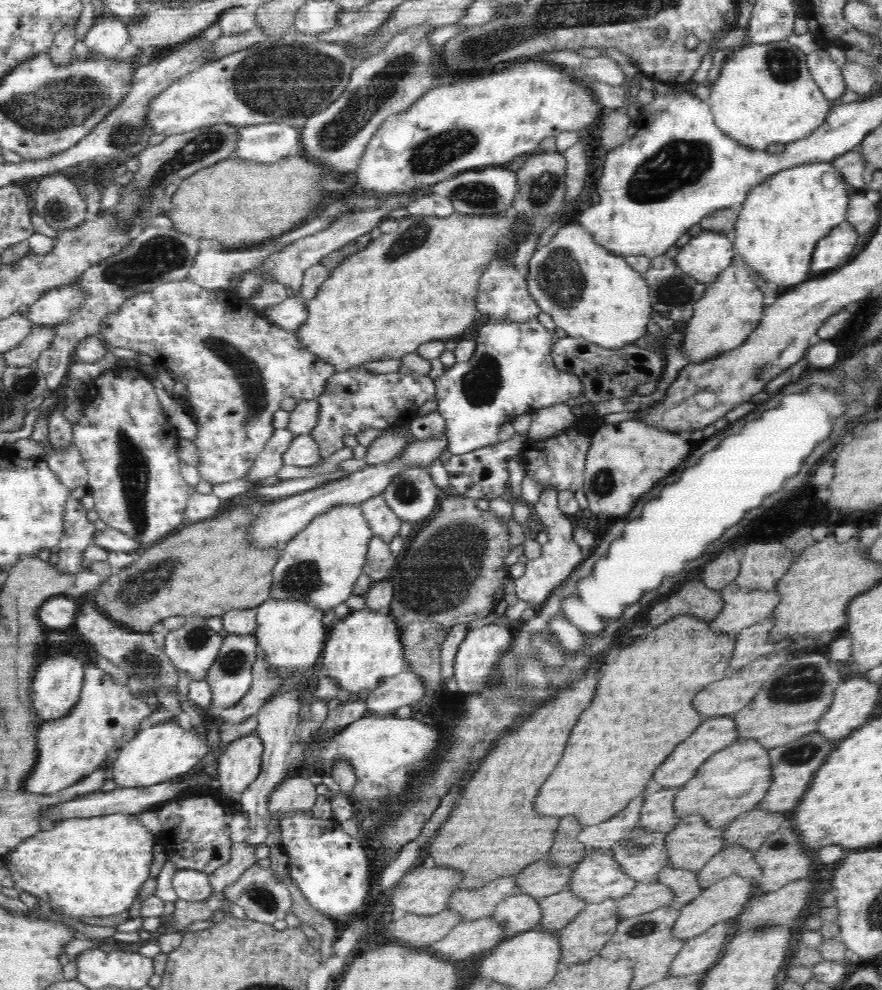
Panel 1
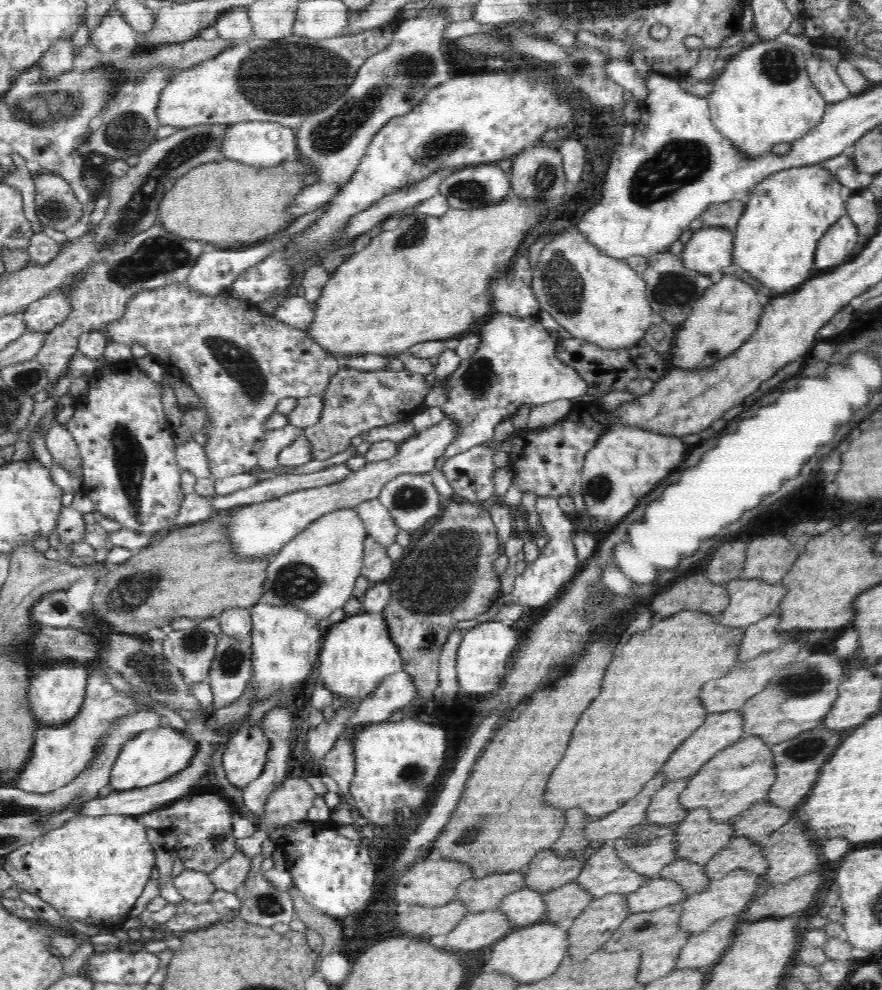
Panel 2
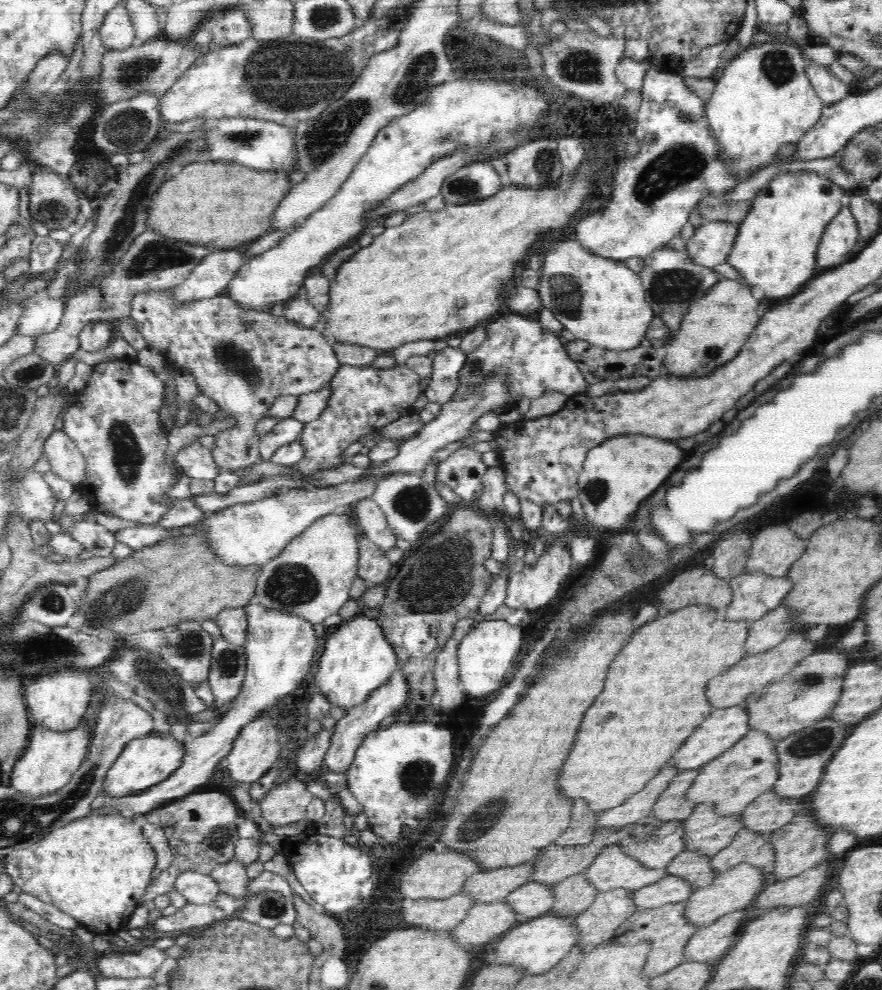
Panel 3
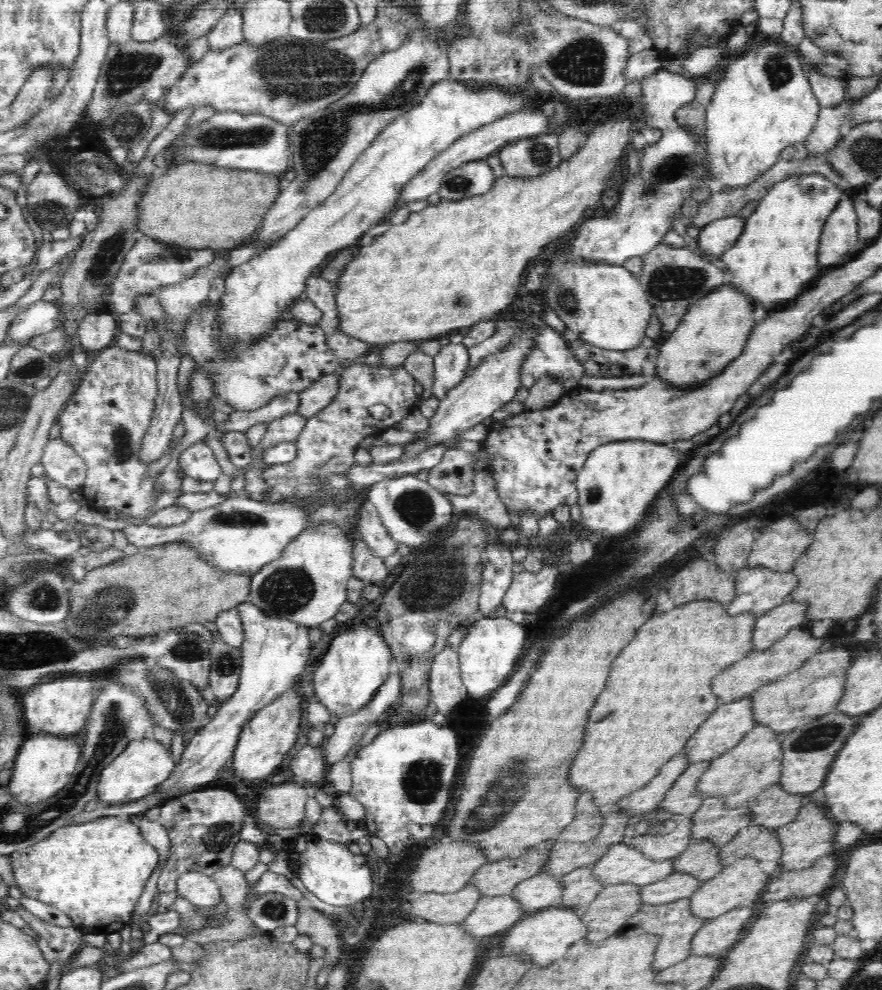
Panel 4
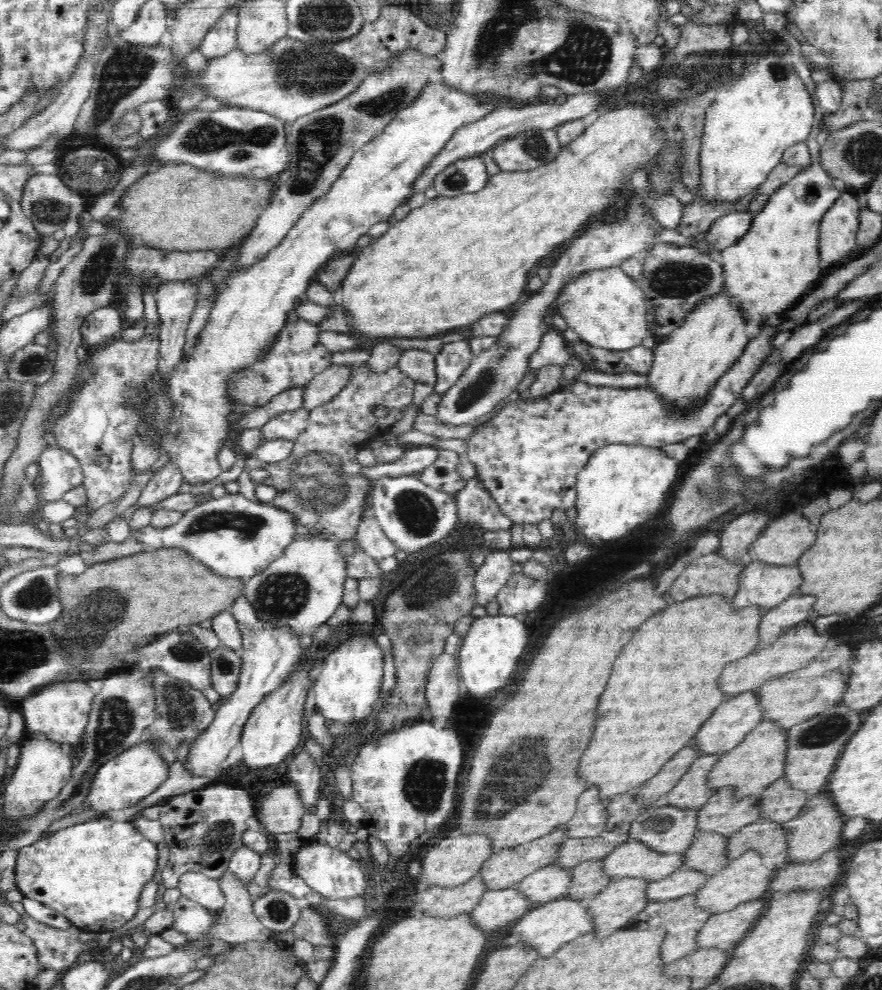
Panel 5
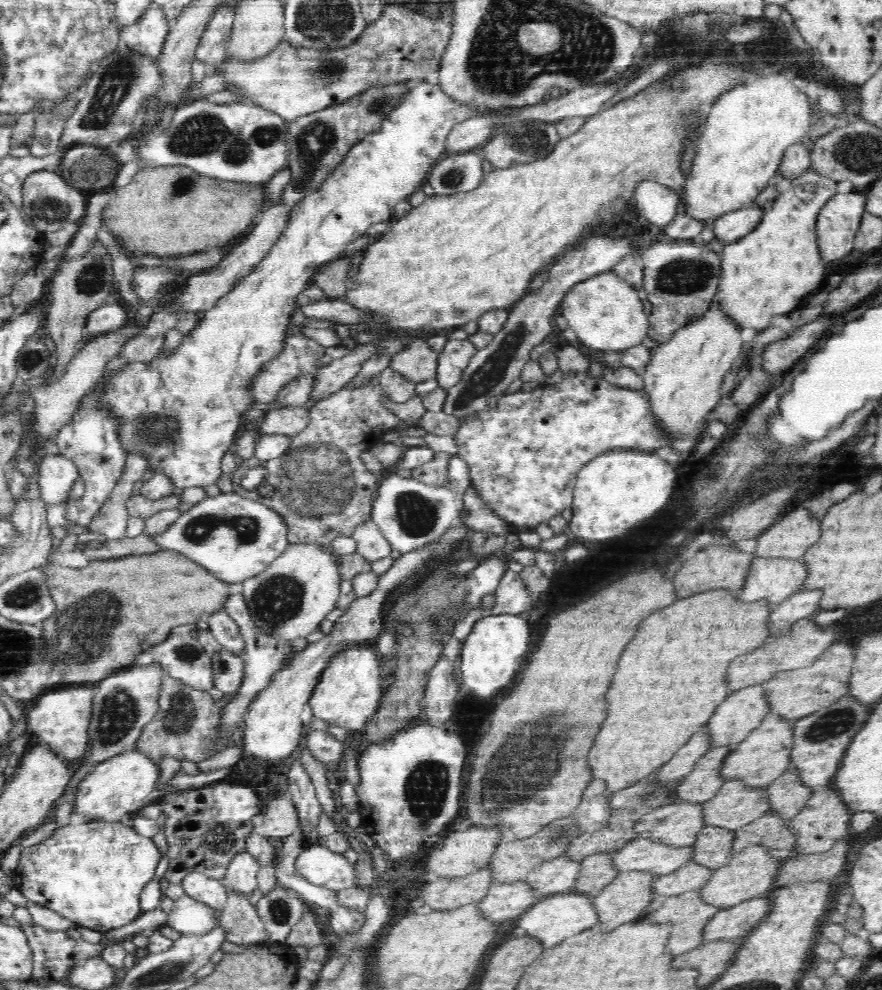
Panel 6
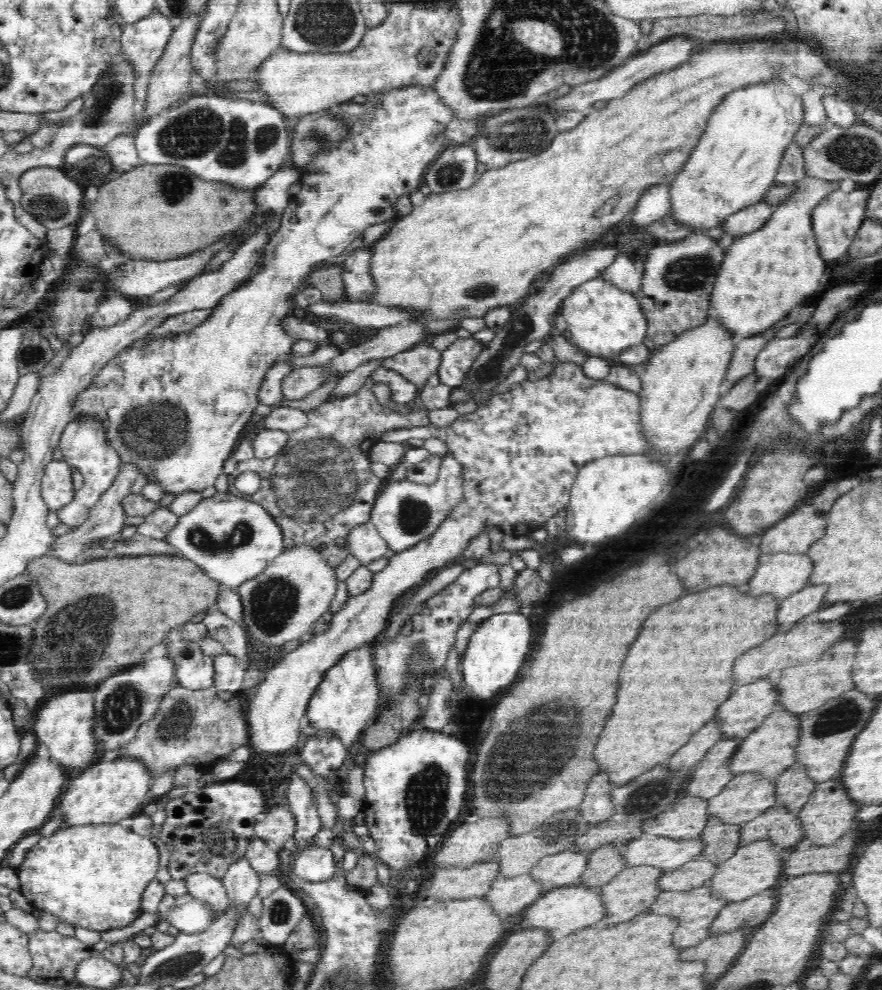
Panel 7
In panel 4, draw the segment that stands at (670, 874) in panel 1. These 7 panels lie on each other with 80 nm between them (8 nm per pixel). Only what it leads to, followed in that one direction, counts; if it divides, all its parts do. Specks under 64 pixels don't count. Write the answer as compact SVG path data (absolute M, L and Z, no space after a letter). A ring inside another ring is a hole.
M707 840L694 841L684 853L674 858L674 872L685 872L702 883L714 879L724 868L720 865L720 849Z

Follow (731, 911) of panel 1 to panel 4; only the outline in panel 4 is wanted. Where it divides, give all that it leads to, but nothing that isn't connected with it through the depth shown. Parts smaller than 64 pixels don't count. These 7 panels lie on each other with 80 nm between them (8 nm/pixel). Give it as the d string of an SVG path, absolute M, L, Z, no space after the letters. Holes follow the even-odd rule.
M745 857L738 860L734 865L724 867L714 879L702 883L700 888L692 896L689 896L692 916L708 921L724 915L732 909L752 905L771 881L770 876L760 869L759 863L751 857Z

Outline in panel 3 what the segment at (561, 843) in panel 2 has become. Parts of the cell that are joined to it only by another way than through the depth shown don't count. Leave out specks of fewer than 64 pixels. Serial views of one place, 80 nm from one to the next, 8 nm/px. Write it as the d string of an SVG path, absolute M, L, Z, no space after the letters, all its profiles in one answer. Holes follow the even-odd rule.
M581 798L572 802L571 821L568 828L555 840L555 844L562 847L574 847L588 844L595 835L598 812L587 807Z

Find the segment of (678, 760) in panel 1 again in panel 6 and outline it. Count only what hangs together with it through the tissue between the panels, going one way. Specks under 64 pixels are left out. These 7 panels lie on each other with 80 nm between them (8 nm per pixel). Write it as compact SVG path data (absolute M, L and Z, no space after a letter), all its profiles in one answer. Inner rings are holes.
M763 683L732 691L715 712L704 726L710 735L710 748L741 743L769 713Z

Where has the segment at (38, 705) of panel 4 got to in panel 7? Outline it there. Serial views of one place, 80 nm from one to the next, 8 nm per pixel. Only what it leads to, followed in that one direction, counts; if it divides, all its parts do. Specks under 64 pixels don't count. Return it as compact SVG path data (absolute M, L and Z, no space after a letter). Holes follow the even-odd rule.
M92 690L84 692L52 692L46 702L34 714L34 735L38 743L44 742L50 752L50 759L62 765L68 773L83 771L98 761L98 744L94 736L95 704Z

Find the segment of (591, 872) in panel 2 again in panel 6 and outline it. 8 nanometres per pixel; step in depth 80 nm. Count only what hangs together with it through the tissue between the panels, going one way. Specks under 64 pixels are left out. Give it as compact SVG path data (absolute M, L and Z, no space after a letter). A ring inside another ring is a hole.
M636 836L636 838L627 842L622 849L616 850L616 854L613 854L614 858L612 858L611 865L619 872L651 872L660 877L678 870L683 864L691 861L692 852L694 852L693 845L674 848L658 840Z

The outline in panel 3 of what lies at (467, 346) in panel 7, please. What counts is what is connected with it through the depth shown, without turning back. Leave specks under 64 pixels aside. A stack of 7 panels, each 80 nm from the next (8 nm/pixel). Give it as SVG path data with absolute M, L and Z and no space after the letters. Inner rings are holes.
M446 347L433 359L431 382L425 390L428 403L444 404L452 400L460 384L460 370L467 355L459 347Z

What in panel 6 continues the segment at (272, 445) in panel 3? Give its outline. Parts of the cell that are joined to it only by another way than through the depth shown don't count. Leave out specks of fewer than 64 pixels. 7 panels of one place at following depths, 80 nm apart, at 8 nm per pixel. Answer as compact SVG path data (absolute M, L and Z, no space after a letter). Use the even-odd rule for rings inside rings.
M285 407L270 410L265 414L261 429L264 435L294 437L308 426L309 410L303 407Z

